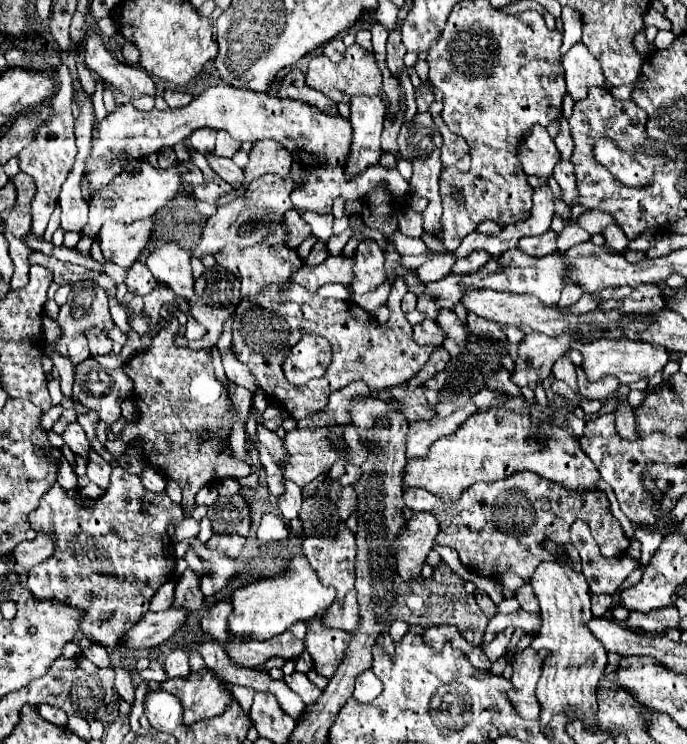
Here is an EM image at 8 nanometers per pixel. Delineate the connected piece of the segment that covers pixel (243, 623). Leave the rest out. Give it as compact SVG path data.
M302 551L294 553L280 577L261 578L246 587L232 591L232 615L228 617L230 639L272 639L288 631L296 621L308 621L322 613L334 601L334 589L324 587Z

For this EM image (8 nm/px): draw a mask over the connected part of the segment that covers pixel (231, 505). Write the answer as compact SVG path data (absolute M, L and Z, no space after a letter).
M240 493L232 497L218 497L218 501L208 507L208 517L212 521L214 533L250 535L250 511Z

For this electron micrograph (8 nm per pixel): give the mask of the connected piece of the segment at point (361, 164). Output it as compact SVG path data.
M358 95L350 103L350 123L352 123L352 147L346 157L346 177L360 175L372 163L380 161L380 133L384 121L384 103L380 97Z

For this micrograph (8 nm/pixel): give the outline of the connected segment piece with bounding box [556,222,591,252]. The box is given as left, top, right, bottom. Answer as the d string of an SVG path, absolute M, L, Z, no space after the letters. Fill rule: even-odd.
M577 222L563 229L559 236L556 240L556 245L557 250L560 252L564 252L578 243L589 241L591 238L591 235L584 231Z

